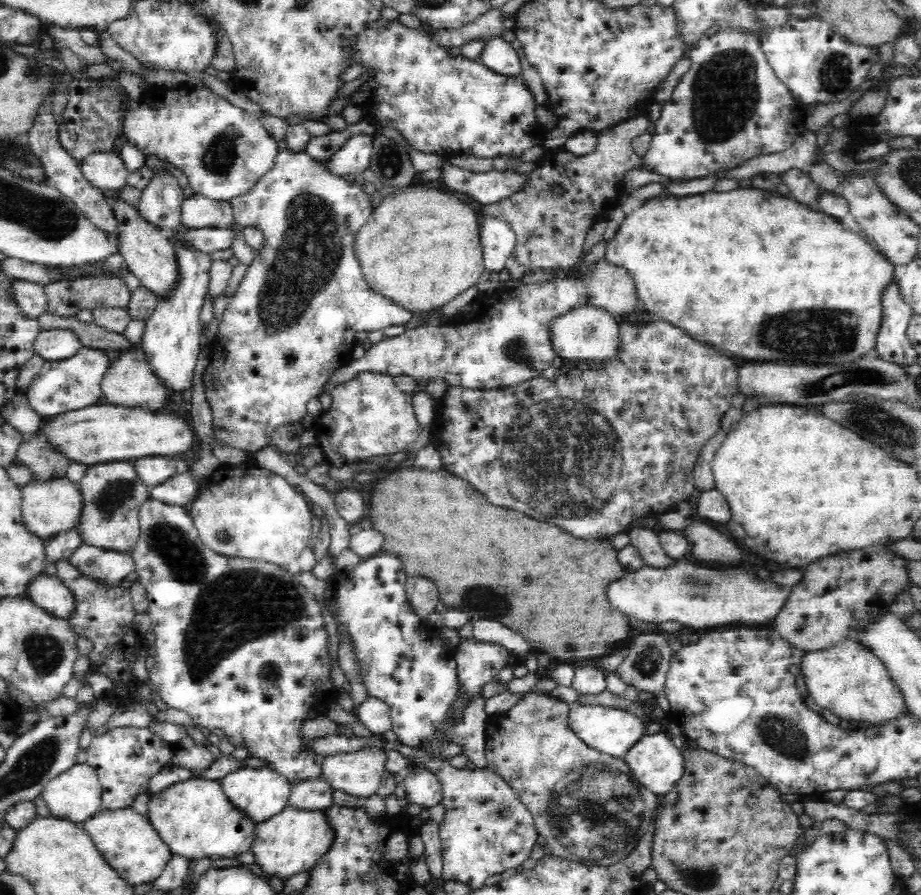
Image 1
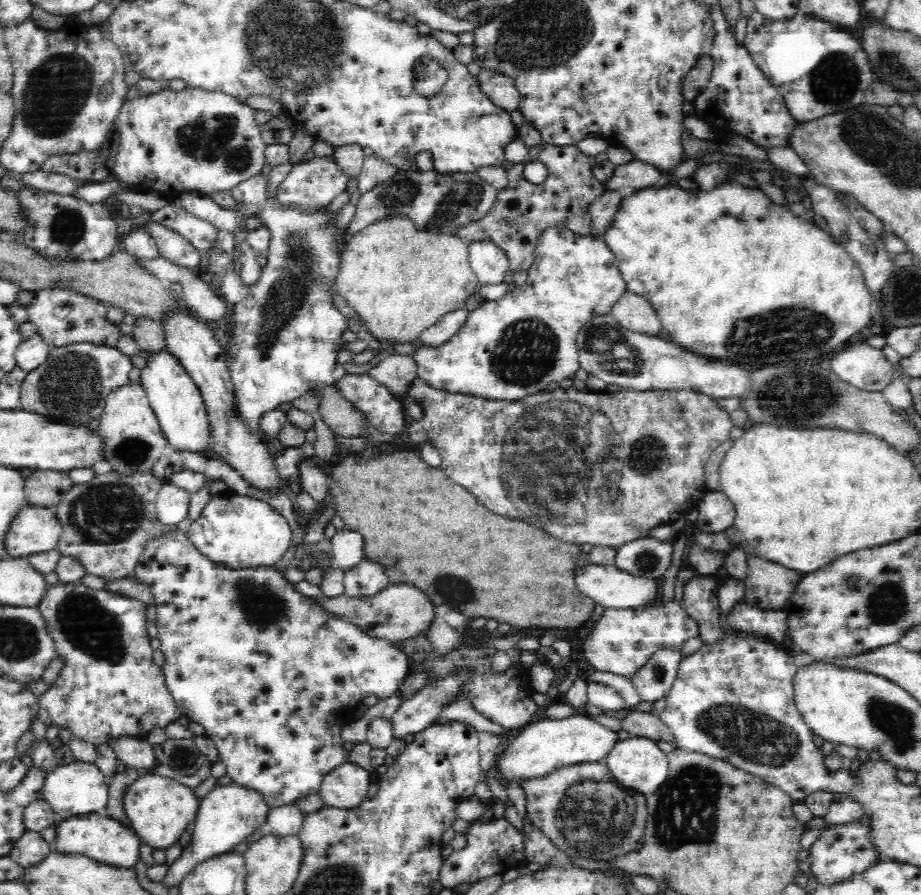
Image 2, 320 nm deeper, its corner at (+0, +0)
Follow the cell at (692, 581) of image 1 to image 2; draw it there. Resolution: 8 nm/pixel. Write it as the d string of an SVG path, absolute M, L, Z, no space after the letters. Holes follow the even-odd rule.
M614 563L612 564L586 564L580 570L580 578L576 578L576 586L580 586L580 592L584 592L600 606L608 609L635 609L656 599L658 592L658 582L652 578L636 577L620 570Z

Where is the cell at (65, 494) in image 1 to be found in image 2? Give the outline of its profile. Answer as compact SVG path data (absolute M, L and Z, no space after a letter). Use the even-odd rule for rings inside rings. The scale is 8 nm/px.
M26 504L4 534L4 552L10 558L48 552L57 548L61 532L54 509Z

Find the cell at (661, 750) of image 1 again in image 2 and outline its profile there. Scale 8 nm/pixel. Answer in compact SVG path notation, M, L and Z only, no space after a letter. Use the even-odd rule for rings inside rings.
M628 737L616 742L607 755L605 765L618 786L643 795L654 794L660 788L666 780L669 768L667 756L656 745L656 740L640 737Z

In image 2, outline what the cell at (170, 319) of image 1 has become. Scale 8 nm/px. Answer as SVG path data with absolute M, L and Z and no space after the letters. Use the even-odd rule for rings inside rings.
M168 350L154 352L141 368L141 385L143 386L149 405L164 433L164 439L180 452L206 454L211 451L210 423L207 408L202 402L202 395L190 375L184 371L178 359Z

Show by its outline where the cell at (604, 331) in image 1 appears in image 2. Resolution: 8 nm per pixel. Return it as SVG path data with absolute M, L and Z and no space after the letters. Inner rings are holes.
M610 315L590 319L577 336L581 367L606 384L618 384L637 391L689 390L710 395L715 400L740 397L748 387L748 372L738 366L710 362L706 357L678 348L658 336L636 333L620 326Z

